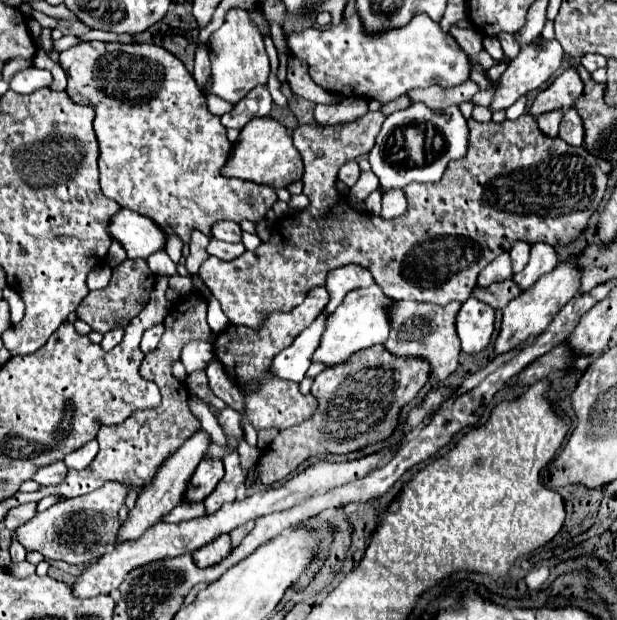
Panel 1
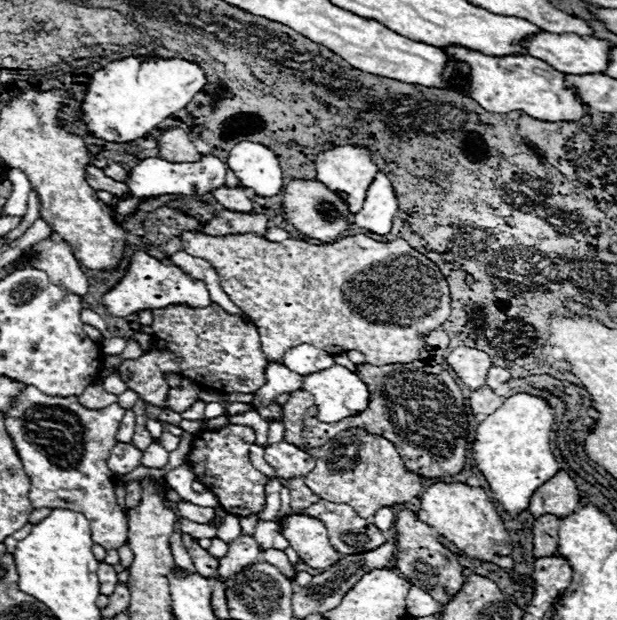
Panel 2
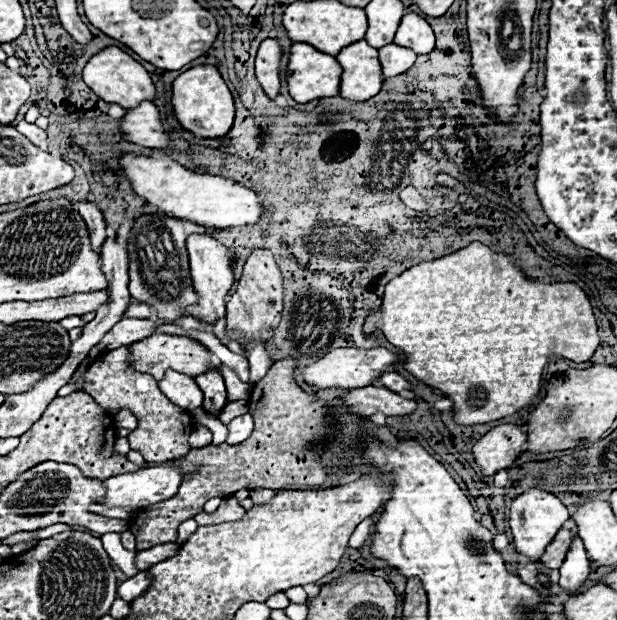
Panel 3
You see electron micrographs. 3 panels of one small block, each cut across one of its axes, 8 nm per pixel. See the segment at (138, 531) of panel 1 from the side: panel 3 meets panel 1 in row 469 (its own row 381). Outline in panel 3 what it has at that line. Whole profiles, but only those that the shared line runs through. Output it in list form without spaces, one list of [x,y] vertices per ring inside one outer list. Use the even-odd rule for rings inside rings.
[[[166,372],[166,376],[158,382],[162,394],[166,394],[166,398],[170,402],[174,402],[176,406],[184,408],[184,410],[196,410],[202,406],[202,390],[198,388],[196,380],[188,374],[180,374],[180,372]]]

